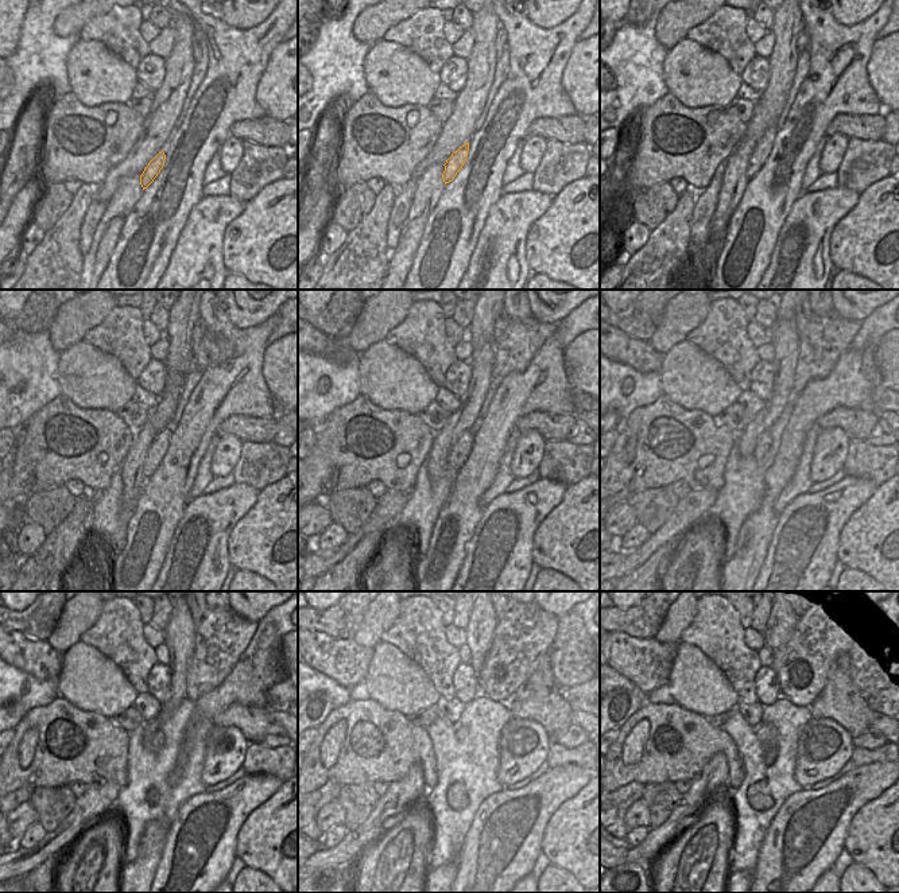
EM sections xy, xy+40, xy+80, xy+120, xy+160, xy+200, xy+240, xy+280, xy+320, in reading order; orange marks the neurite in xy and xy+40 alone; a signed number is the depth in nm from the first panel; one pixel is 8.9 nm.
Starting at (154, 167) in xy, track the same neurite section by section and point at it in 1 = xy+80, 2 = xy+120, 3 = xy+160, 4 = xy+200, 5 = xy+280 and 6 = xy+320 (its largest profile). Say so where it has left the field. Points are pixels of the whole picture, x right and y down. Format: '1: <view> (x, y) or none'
1: xy+80 (763, 148)
2: xy+120 (158, 449)
3: xy+160 (460, 451)
4: xy+200 (763, 443)
5: xy+280 (461, 732)
6: xy+320 (767, 736)

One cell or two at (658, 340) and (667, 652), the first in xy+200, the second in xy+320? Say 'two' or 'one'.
two

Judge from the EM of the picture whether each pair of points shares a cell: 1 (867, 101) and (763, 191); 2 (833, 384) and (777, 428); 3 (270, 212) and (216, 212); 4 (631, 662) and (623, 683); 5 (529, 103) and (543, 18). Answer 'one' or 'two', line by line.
1: one
2: two
3: two
4: two
5: two

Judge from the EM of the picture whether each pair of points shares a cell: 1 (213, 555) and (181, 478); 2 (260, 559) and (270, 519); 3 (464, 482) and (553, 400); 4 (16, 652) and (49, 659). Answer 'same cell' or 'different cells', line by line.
1: different cells
2: same cell
3: same cell
4: same cell

